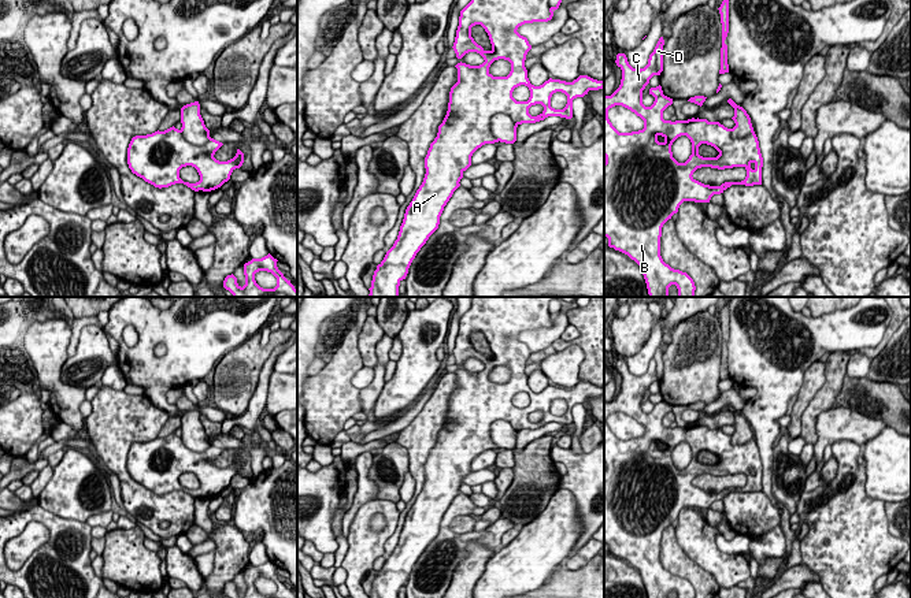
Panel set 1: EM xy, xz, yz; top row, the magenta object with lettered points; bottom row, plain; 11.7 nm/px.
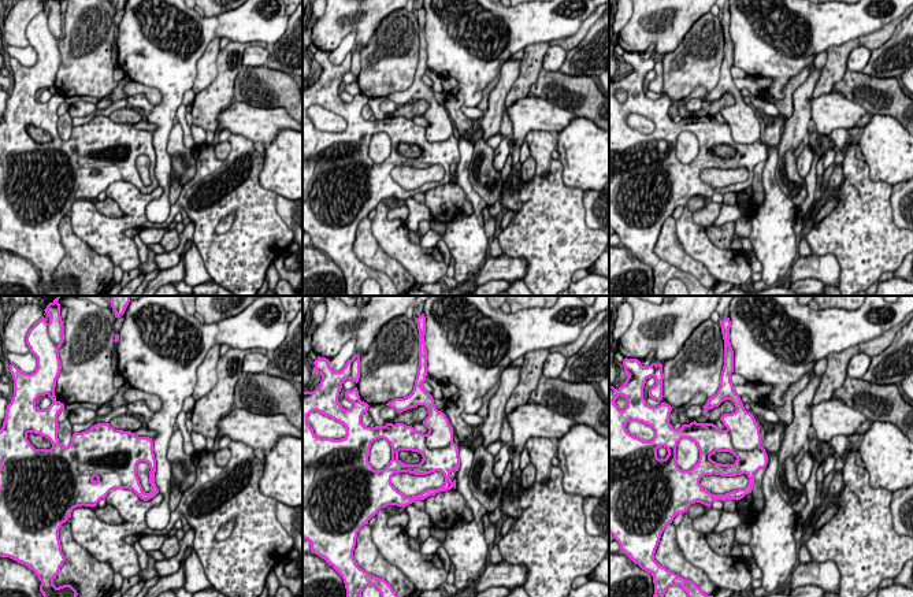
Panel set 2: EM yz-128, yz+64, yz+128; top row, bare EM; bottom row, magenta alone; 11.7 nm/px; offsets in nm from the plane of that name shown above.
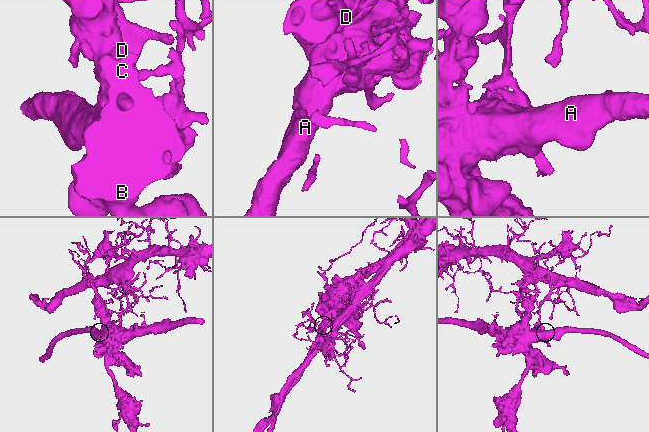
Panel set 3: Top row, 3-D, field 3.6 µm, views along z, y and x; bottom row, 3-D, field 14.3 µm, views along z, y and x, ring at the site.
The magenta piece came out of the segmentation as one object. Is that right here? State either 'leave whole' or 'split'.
split

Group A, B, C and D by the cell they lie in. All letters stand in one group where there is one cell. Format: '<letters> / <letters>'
A B C / D

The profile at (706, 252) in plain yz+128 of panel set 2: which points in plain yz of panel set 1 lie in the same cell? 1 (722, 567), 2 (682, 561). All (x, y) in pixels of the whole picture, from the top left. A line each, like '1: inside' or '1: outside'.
1: inside
2: outside

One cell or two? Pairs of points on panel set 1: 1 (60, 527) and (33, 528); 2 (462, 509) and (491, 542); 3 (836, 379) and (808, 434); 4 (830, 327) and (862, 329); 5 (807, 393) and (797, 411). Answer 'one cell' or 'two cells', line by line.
1: two cells
2: one cell
3: one cell
4: one cell
5: one cell

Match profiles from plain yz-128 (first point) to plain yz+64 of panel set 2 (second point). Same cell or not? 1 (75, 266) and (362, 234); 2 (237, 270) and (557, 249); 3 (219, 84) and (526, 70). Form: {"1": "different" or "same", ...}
{"1": "same", "2": "same", "3": "same"}

